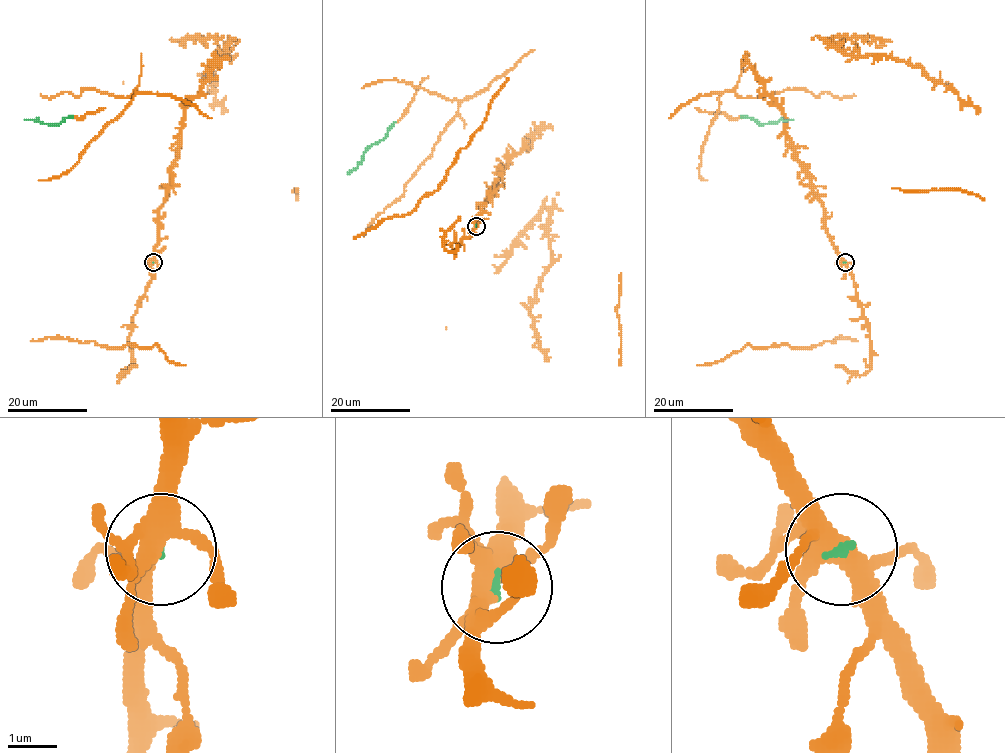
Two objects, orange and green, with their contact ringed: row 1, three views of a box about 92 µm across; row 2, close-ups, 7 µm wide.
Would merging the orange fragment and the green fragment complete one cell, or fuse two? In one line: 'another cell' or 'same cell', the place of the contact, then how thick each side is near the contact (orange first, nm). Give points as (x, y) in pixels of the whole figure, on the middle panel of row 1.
same cell; at (476, 226); 400 nm thick on the orange side, 80 nm on the other

